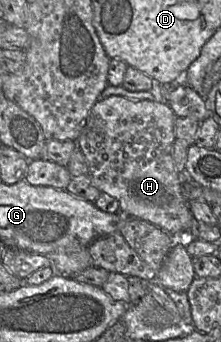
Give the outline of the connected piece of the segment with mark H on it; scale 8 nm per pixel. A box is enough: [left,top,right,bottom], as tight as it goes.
[76,96,196,241]

